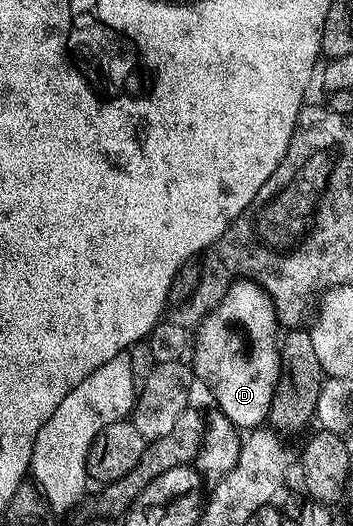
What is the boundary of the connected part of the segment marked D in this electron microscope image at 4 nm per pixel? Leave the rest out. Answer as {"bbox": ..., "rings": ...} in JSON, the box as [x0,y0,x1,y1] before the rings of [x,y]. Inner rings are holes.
{"bbox":[191,279,281,430],"rings":[[[243,279],[234,281],[227,294],[223,294],[223,302],[195,329],[191,356],[191,367],[196,379],[209,387],[217,403],[216,411],[222,412],[238,430],[257,430],[268,421],[271,398],[281,373],[279,325],[273,303],[257,284]]]}

